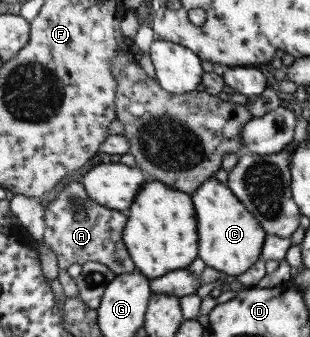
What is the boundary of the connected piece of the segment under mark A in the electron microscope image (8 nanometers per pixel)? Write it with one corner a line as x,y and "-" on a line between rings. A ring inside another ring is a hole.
71,181
58,189
52,200
45,202
43,221
46,228
41,240
56,255
59,271
66,271
70,265
82,265
86,261
96,261
105,265
115,274
132,273
133,261
122,243
122,230
126,224
126,215
120,215
116,209
108,209
88,199
84,185

